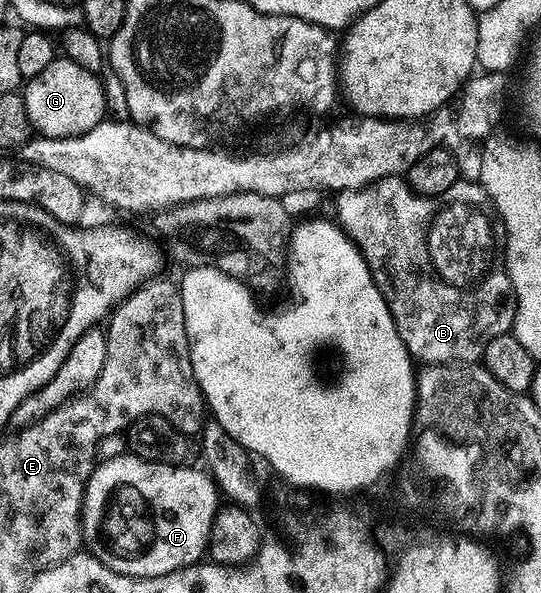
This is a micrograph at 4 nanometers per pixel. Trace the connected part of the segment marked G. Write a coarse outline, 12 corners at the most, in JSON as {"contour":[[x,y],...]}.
{"contour":[[66,59],[21,92],[45,137],[79,137],[109,109],[102,80]]}

